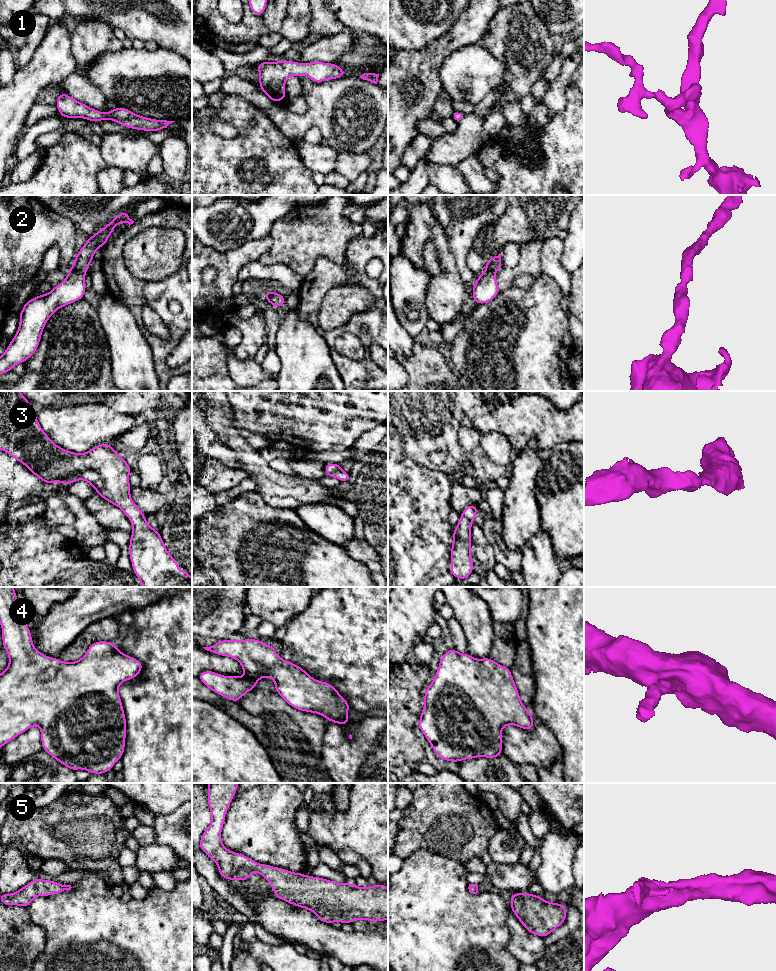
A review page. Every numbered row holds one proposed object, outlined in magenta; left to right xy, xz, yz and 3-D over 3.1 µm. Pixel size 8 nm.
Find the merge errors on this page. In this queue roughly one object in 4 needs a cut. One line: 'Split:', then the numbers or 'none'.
Split: none

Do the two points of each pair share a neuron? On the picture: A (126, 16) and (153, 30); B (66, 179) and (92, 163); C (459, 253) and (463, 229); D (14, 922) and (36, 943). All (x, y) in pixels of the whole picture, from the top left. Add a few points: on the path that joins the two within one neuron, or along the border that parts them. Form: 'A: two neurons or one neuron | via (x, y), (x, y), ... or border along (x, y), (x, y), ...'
A: one neuron | via (133, 16), (139, 16), (146, 23)
B: one neuron | via (72, 173), (79, 166), (86, 166)
C: one neuron | via (460, 247), (462, 235)
D: one neuron | via (19, 927), (31, 939)

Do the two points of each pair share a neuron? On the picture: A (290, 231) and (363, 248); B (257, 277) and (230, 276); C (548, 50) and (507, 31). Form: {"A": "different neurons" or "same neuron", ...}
{"A": "different neurons", "B": "different neurons", "C": "same neuron"}

